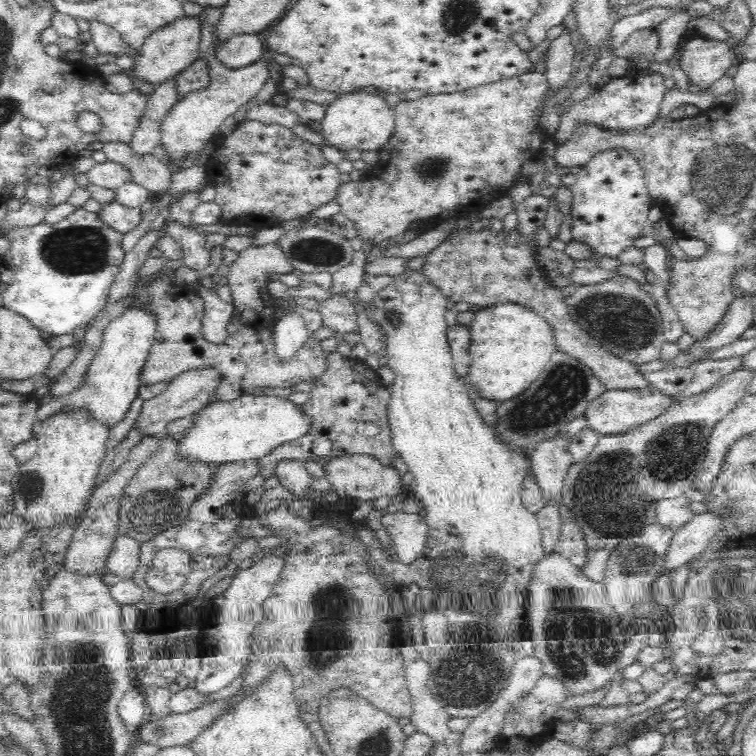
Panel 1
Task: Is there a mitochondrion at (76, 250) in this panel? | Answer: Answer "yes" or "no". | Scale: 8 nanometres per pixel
yes

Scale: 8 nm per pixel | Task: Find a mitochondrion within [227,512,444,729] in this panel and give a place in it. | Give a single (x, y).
(324, 642)

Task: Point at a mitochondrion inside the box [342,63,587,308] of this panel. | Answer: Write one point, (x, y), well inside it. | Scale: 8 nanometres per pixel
(432, 169)

